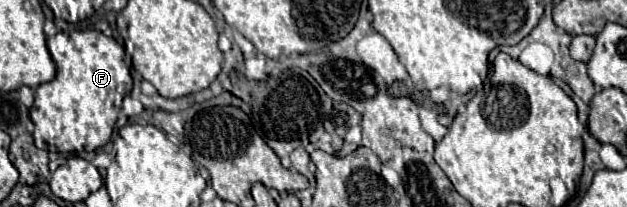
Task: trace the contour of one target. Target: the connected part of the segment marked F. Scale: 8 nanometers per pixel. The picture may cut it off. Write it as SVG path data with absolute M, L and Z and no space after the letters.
M75 29L48 37L48 49L58 71L52 81L40 85L36 91L30 109L34 143L40 147L42 139L48 149L60 153L94 153L110 141L122 99L132 89L124 47L100 31Z

